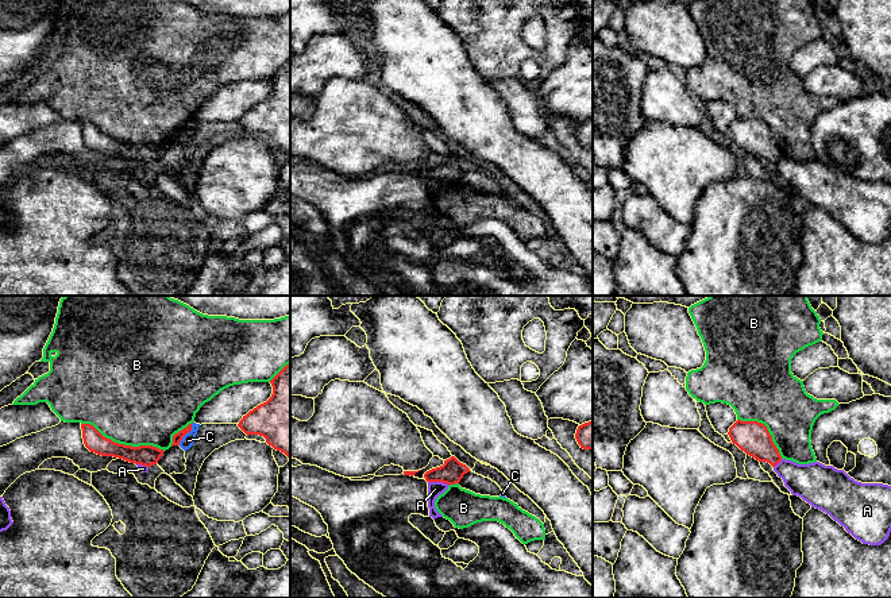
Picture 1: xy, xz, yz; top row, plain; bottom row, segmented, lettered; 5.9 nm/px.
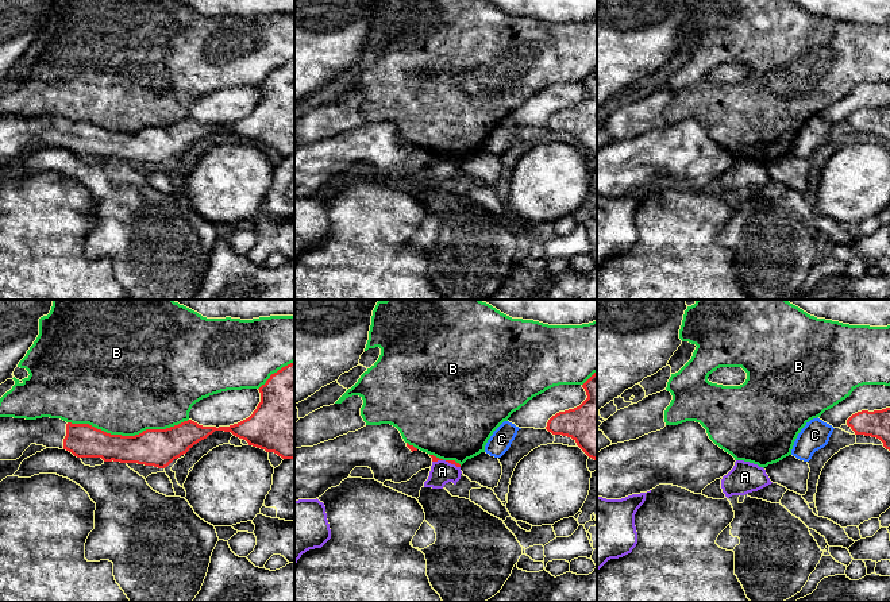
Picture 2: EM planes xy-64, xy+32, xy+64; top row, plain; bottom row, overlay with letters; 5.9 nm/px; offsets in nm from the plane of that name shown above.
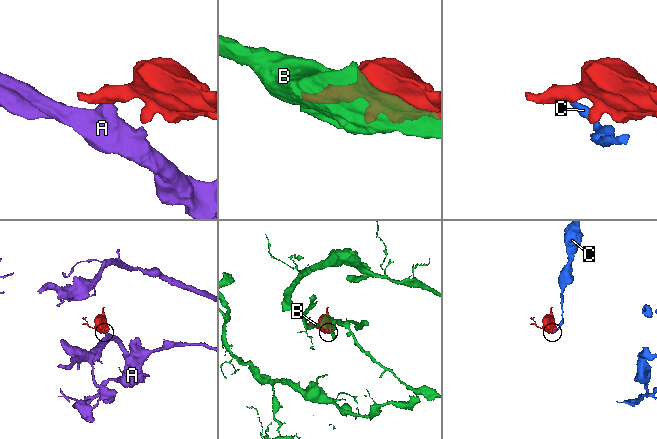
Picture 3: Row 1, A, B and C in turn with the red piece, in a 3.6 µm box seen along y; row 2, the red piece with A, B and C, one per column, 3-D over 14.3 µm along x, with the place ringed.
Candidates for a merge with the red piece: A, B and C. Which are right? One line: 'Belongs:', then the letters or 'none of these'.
Belongs: none of these

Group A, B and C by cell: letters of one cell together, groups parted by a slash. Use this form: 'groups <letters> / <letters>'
groups A / B / C

